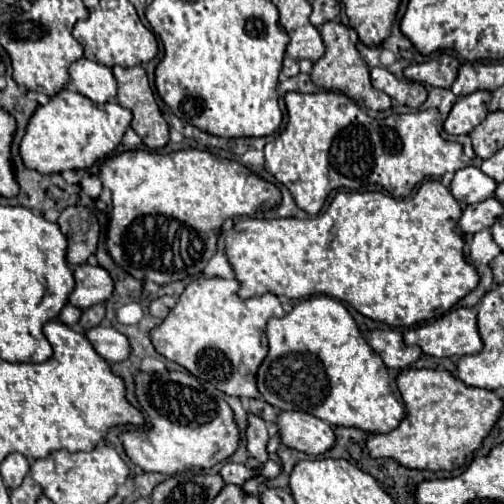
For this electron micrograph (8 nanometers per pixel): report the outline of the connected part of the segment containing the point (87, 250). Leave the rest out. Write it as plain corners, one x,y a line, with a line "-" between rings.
82,205
66,207
58,219
60,231
68,239
68,263
70,265
84,265
90,255
96,253
100,225
96,215

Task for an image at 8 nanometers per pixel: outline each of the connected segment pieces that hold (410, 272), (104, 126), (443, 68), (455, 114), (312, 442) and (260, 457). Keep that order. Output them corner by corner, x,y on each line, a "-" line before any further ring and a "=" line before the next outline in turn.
424,181
422,187
418,189
418,193
410,199
394,199
390,195
384,193
338,193
328,211
324,215
312,217
312,219
242,219
236,221
232,231
226,235
226,255
228,261
236,273
236,279
240,281
240,291
238,295
242,299
248,297
262,297
266,293
274,293
278,297
288,297
288,299
304,299
304,297
312,297
312,295
330,295
334,299
346,301
350,303
356,311
360,311
364,317
370,317
374,321
382,321
390,327
412,327
424,321
432,321
436,317
442,317
444,313
448,313
452,309
452,305
458,303
458,299
462,299
464,295
468,295
472,289
476,289
476,285
480,283
480,275
478,269
466,261
464,257
464,237
460,233
456,233
456,225
460,219
460,203
452,197
450,189
446,185
442,185
440,181
=
62,89
50,99
48,105
40,105
32,115
26,135
20,143
20,155
28,169
38,173
62,173
68,169
88,169
98,159
108,157
122,141
126,129
132,123
132,113
116,101
108,101
98,107
88,97
=
442,53
424,63
412,63
404,69
404,75
410,81
426,83
432,87
450,87
458,75
460,61
448,53
=
474,91
470,95
458,97
448,119
444,121
444,131
450,135
470,133
488,115
490,91
=
280,413
278,419
278,433
282,435
282,443
286,447
298,449
308,455
320,455
332,449
336,443
336,435
332,425
312,417
310,413
=
252,413
248,415
246,441
248,441
250,457
254,457
258,463
266,463
266,443
268,443
266,423
264,423
260,417
252,415

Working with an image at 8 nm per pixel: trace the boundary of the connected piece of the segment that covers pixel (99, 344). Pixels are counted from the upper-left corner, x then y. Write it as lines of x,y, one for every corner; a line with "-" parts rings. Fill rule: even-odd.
98,325
86,331
88,341
94,345
94,349
108,361
108,363
118,363
126,361
130,357
130,341
124,333
116,331
114,327

